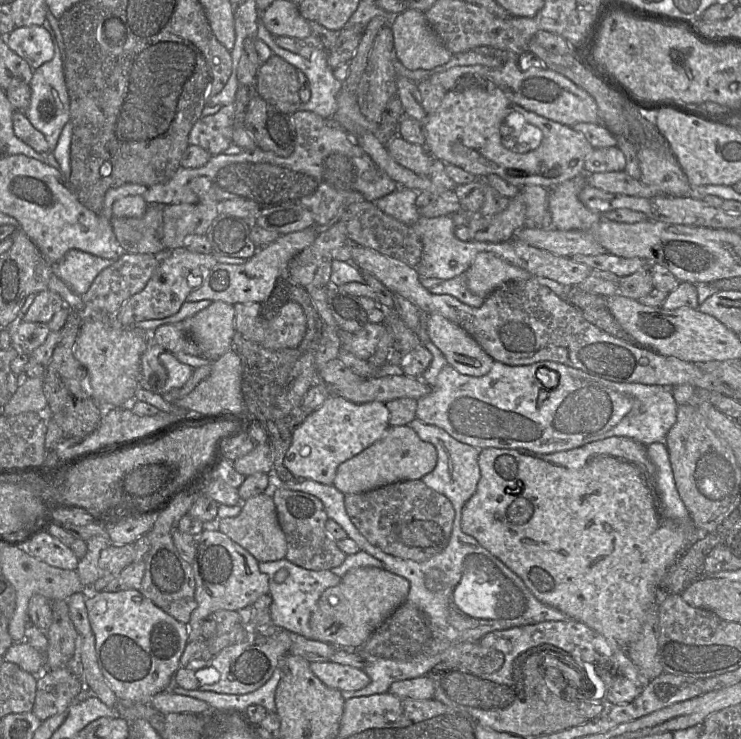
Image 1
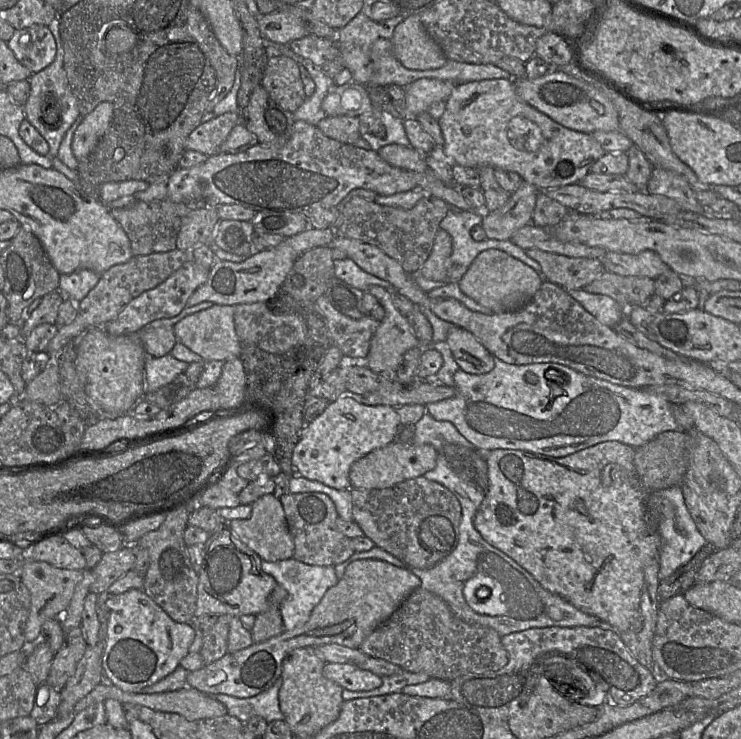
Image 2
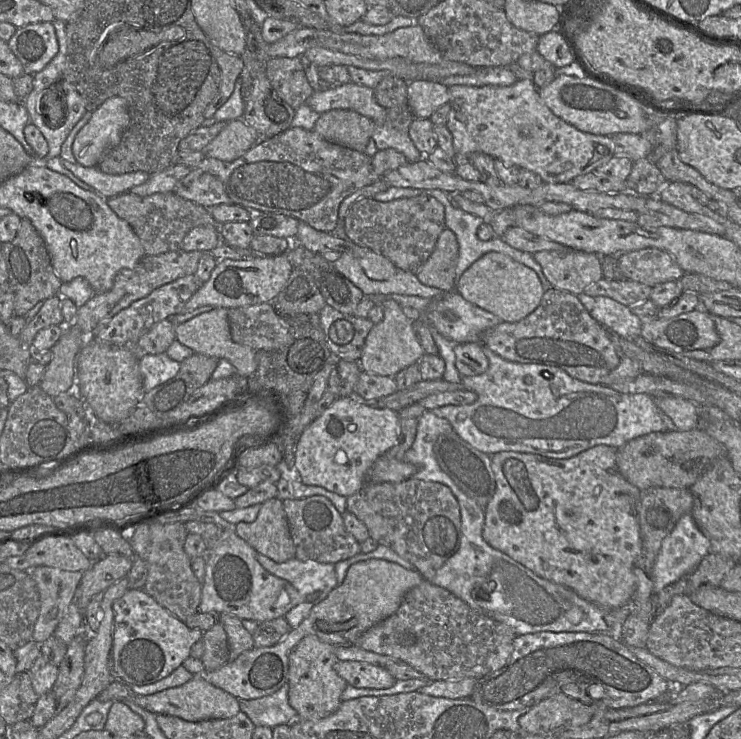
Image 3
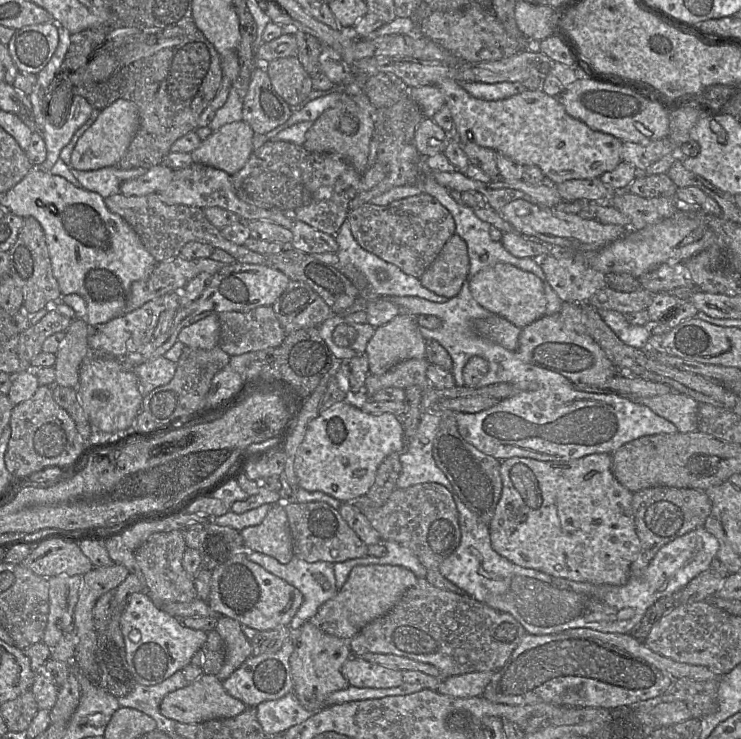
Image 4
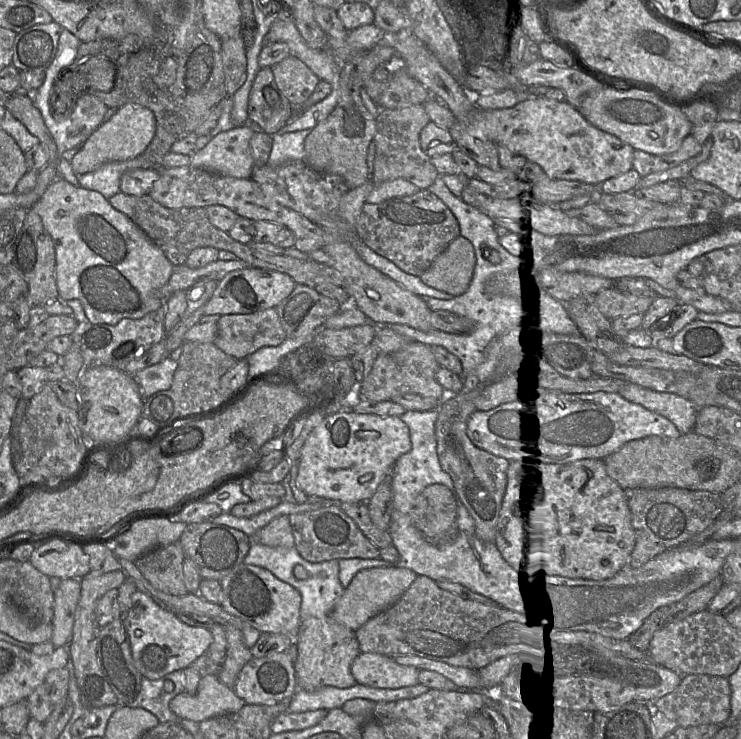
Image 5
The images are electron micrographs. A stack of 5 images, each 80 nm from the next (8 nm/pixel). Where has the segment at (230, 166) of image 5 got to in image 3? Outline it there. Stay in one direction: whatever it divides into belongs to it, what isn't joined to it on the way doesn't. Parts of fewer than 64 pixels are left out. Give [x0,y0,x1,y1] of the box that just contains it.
[202,119,262,162]

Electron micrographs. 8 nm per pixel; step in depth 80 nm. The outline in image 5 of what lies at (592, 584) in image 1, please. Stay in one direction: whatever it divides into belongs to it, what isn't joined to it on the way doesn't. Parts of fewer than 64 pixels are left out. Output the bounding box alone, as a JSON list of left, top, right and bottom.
[495,459,636,580]

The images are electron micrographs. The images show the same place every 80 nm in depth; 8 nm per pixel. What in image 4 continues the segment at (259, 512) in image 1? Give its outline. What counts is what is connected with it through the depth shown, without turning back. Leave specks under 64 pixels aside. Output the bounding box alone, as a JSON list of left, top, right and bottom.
[240,499,294,564]

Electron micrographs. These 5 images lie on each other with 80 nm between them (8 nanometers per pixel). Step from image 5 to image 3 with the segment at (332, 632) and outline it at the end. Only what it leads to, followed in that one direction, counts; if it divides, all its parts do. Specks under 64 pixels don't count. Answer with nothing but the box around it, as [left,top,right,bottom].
[288,635,348,720]

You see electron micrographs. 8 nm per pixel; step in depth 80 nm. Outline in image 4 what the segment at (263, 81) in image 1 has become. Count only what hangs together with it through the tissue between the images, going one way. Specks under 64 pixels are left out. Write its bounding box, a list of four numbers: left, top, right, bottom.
[264,57,313,107]

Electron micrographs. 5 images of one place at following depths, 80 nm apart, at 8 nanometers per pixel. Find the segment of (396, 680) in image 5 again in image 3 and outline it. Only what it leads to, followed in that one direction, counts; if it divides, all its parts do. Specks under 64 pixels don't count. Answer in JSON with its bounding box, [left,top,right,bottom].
[335,661,396,688]

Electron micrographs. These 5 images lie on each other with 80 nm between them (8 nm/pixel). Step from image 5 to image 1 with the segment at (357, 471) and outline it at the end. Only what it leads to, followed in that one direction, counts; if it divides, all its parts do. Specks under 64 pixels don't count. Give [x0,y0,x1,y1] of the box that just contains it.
[284,395,389,485]

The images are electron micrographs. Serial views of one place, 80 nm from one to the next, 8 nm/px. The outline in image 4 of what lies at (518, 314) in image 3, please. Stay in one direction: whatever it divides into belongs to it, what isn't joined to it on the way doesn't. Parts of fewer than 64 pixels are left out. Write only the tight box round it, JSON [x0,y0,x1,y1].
[469,263,547,329]

